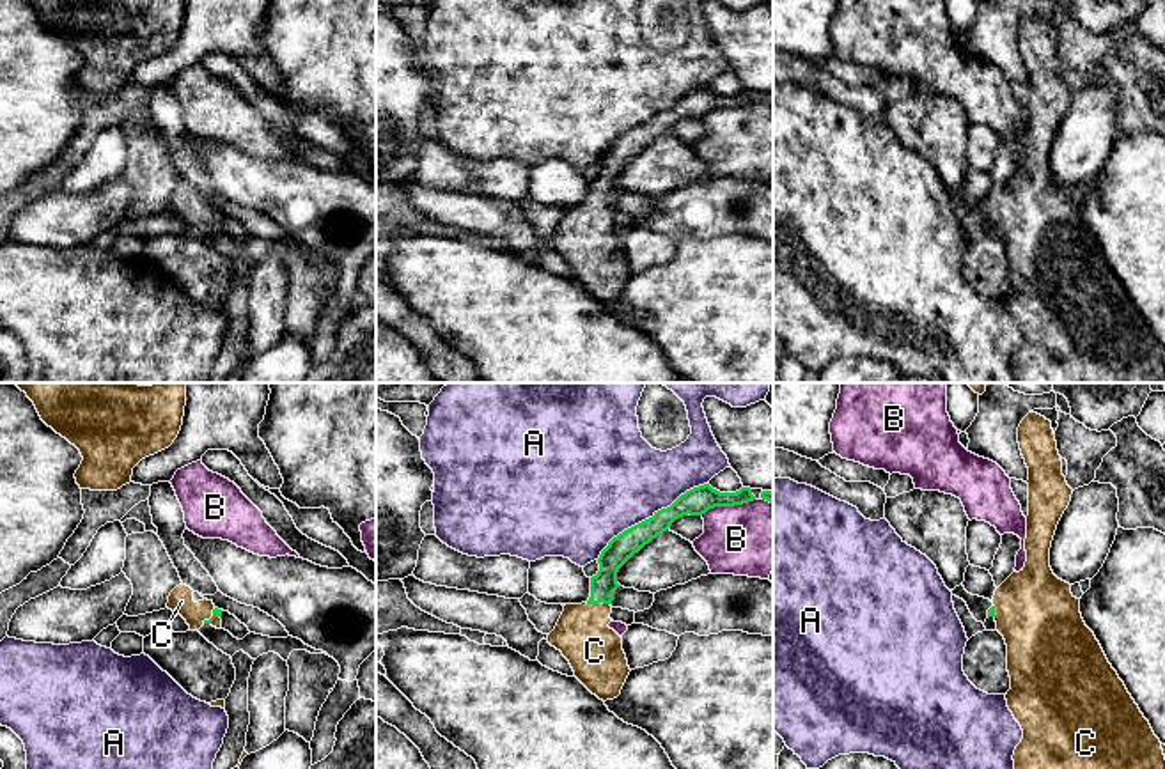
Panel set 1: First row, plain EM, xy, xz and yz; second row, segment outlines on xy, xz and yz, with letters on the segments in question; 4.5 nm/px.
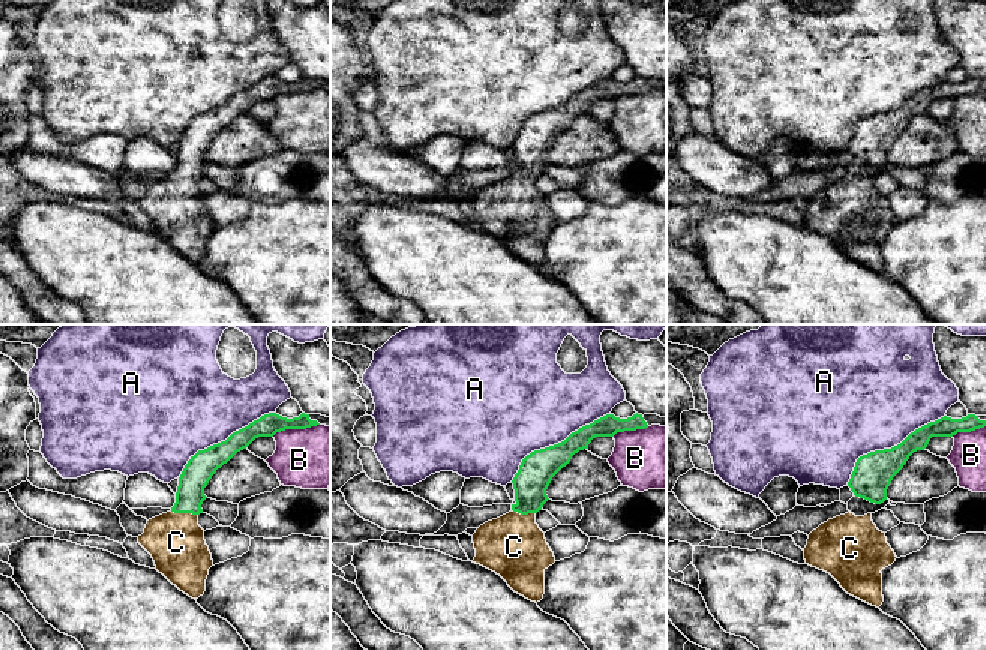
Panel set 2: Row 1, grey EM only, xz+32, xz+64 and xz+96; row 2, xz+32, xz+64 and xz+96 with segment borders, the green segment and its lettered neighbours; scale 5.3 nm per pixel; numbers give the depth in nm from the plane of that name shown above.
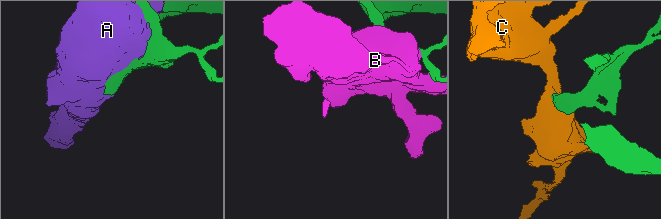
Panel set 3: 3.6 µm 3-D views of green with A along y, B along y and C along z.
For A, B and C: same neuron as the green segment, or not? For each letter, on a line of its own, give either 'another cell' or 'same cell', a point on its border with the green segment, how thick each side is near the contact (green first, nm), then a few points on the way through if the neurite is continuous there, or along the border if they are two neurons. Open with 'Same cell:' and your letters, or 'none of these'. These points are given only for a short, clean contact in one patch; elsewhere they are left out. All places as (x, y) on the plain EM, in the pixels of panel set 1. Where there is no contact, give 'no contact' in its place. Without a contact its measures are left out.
Same cell: C
A: another cell | xz (649, 121) | 130/480 nm
B: another cell | xz (727, 108) | 130/340 nm
C: same cell | xz (598, 206) | 120/260 nm | across xz (617, 155), (609, 167), (598, 206), (594, 217), (594, 254)

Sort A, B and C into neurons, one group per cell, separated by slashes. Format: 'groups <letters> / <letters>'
groups A / B / C

